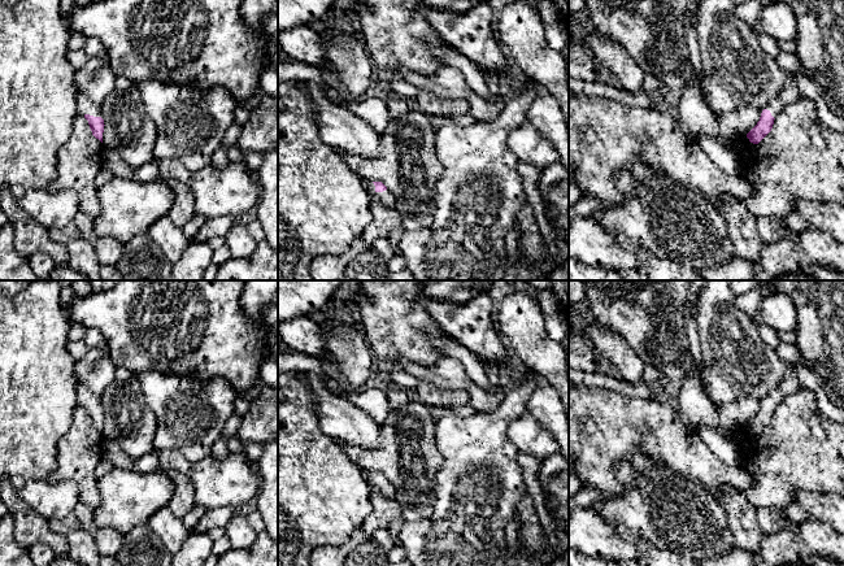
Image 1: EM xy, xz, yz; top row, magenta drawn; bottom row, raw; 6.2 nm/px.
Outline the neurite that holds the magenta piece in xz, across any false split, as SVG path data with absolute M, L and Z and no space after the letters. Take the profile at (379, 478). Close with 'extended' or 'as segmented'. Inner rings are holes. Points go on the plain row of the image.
M371 473L367 475L367 482L373 488L382 491L388 497L395 496L392 483L382 473Z; extended

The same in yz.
M788 371L780 384L769 393L766 400L762 401L757 415L747 424L749 432L758 435L771 422L774 410L778 405L800 387L801 386L795 371Z; extended

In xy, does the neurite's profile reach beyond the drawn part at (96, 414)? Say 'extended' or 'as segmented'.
extended

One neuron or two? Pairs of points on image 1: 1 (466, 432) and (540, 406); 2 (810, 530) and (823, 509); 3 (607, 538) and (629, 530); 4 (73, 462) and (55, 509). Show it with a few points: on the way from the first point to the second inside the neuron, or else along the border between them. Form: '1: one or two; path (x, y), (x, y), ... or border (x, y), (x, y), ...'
1: two; border (534, 381), (526, 412)
2: two; border (816, 519), (830, 526)
3: two; border (596, 513), (634, 545)
4: two; border (49, 479), (73, 480), (78, 487), (79, 501)

